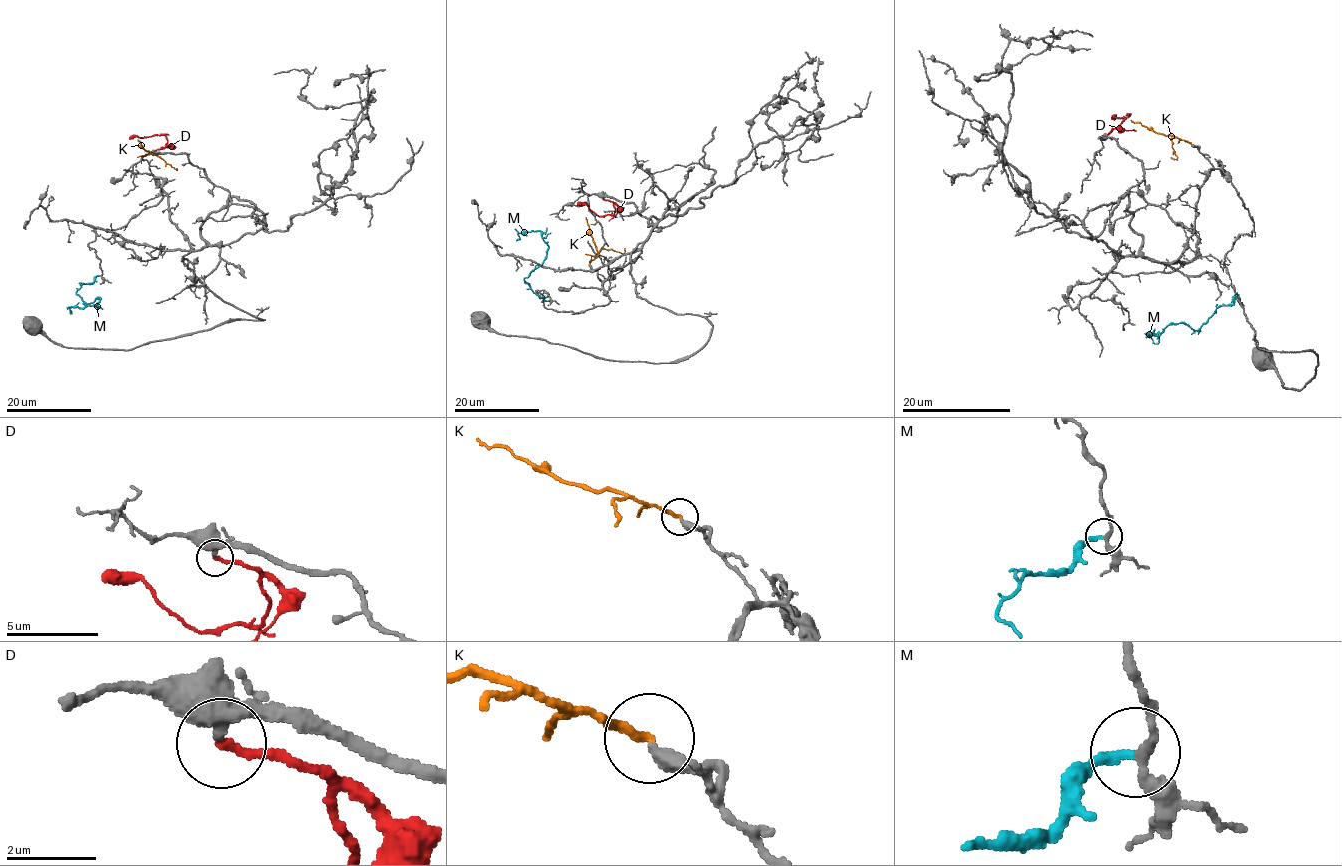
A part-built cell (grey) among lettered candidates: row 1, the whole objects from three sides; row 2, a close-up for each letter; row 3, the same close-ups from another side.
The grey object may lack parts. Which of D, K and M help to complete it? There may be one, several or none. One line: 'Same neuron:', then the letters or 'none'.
Same neuron: D

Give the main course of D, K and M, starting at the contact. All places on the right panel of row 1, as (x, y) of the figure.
D: (1107, 135), (1129, 116), (1113, 119)
K: (1190, 143), (1148, 130), (1130, 120)
M: (1239, 294), (1197, 330), (1185, 323), (1168, 325), (1148, 334), (1155, 344), (1160, 334)

